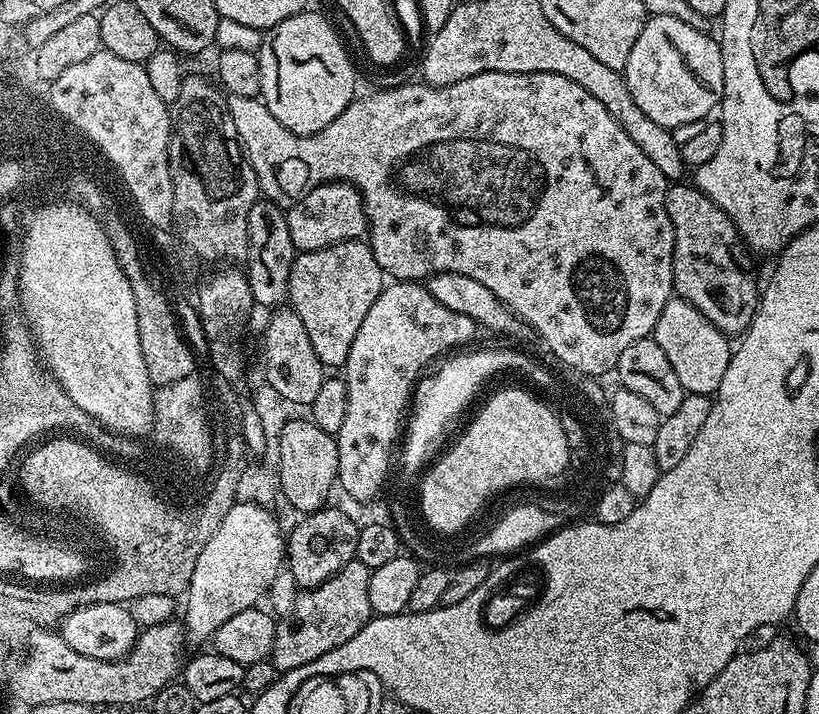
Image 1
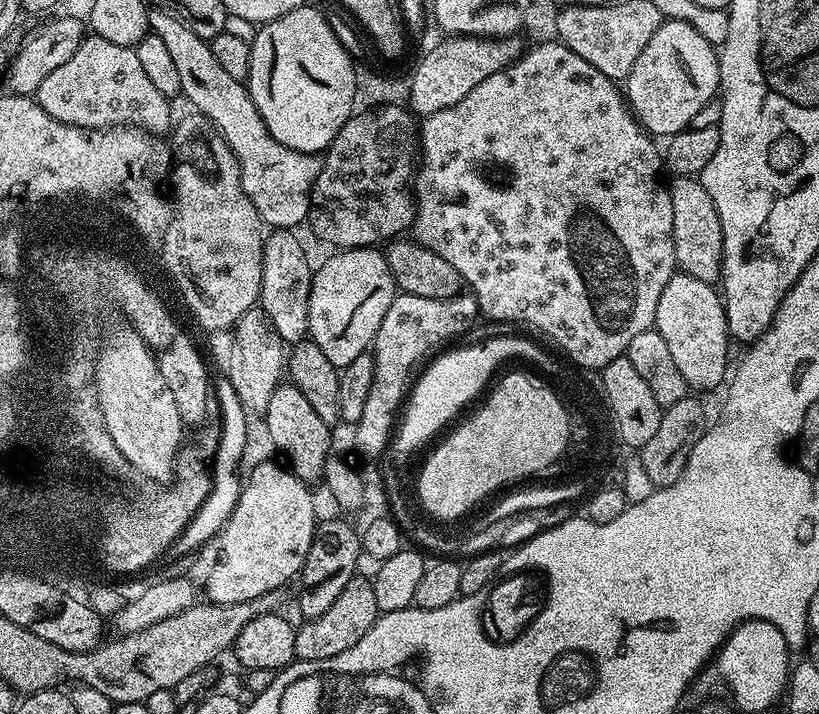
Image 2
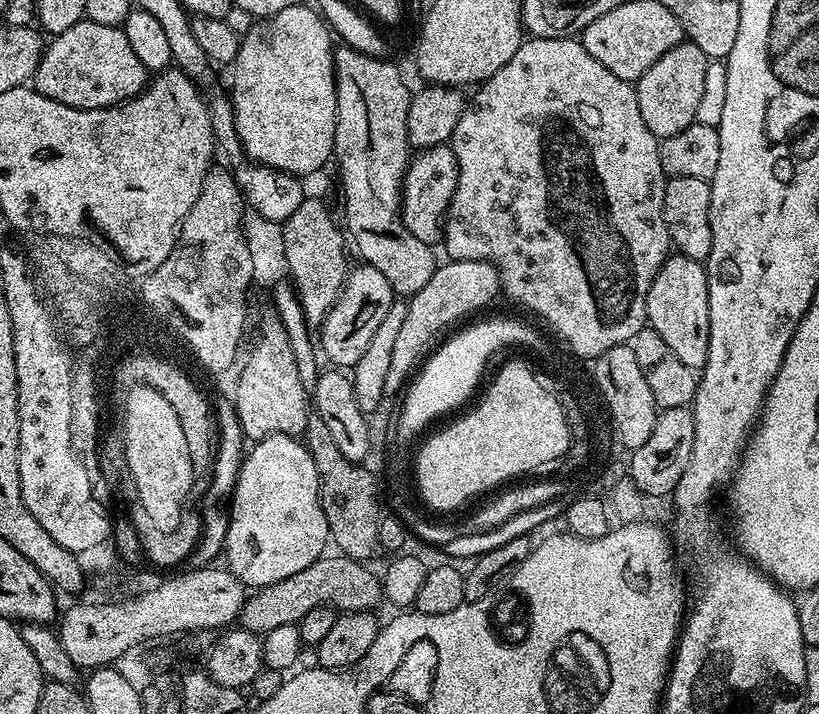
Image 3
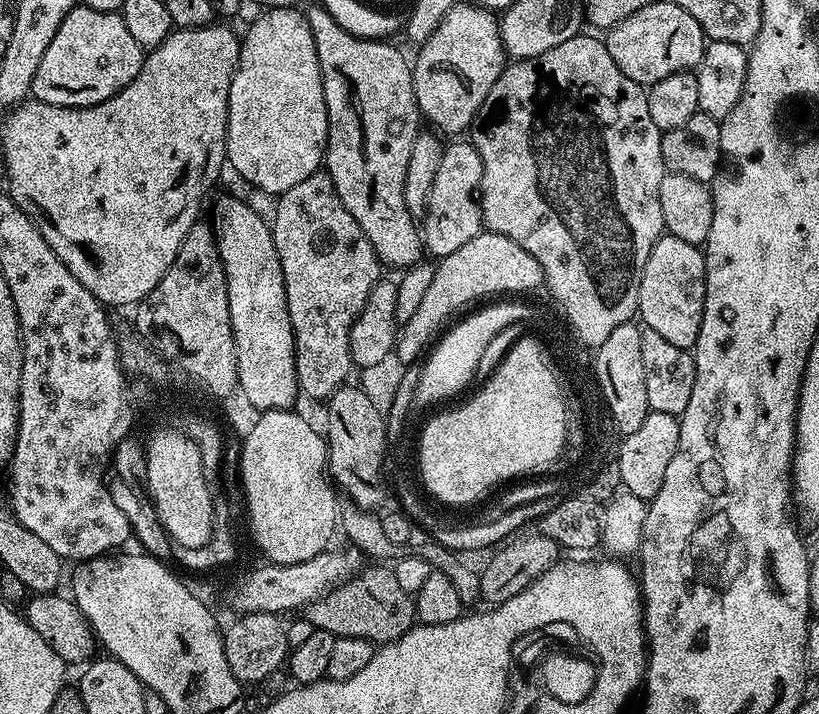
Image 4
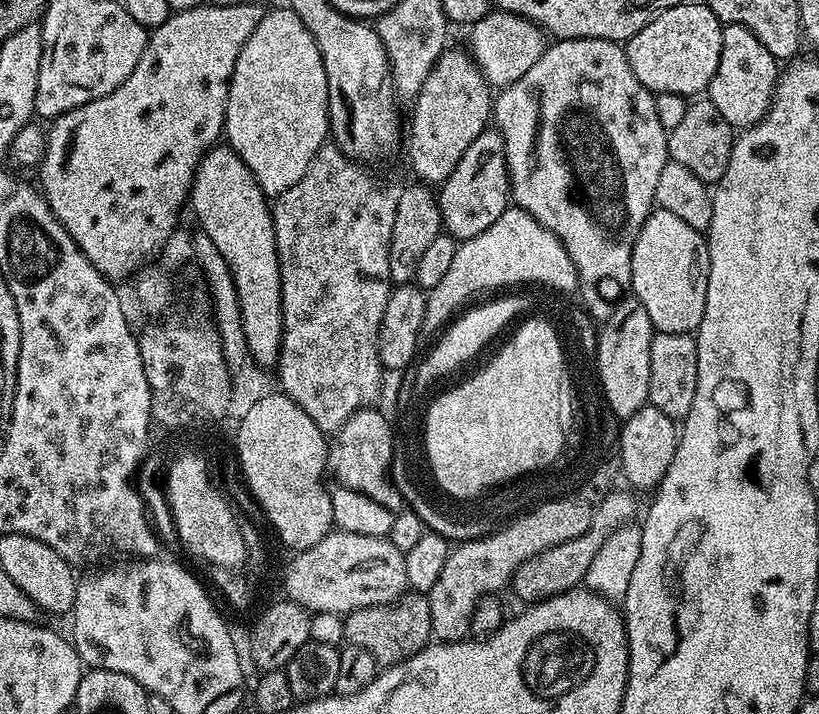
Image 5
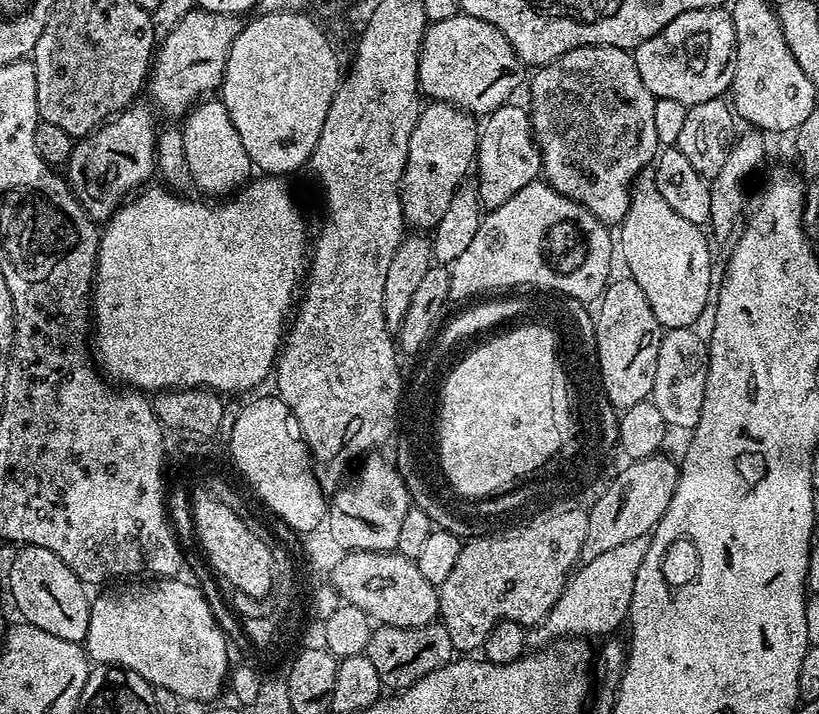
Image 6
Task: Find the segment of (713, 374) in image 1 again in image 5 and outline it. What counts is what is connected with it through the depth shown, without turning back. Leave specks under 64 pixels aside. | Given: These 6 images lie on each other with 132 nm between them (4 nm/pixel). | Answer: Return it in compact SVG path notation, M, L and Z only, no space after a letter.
M657 207L646 218L632 251L631 295L650 314L656 332L692 334L706 310L708 285L708 241L705 233L682 222L670 210Z

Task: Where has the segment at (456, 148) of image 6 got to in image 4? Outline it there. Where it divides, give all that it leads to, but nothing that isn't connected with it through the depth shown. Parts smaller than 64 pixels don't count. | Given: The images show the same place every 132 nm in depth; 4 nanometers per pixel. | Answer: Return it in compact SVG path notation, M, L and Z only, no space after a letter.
M458 2L444 15L442 22L438 22L434 34L430 34L430 38L426 38L426 42L419 45L417 52L420 53L417 54L416 60L414 56L412 64L412 85L421 117L427 123L429 120L433 124L429 125L445 137L467 133L473 127L476 115L480 113L482 102L486 102L486 94L490 94L494 82L498 82L506 67L506 53L500 37L497 13L480 8L474 2Z

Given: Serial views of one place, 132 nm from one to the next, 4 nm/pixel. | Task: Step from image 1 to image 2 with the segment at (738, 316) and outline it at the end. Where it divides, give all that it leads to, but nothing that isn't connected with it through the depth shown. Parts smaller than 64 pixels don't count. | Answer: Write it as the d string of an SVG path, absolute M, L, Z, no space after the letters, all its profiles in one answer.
M677 176L668 184L670 206L674 206L674 254L676 266L687 276L715 285L722 276L724 247L722 246L722 226L710 194L691 176Z

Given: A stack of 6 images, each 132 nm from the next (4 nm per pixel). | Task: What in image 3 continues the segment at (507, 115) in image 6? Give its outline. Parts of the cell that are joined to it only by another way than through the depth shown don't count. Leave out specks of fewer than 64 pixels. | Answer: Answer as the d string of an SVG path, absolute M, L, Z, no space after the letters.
M451 143L417 151L409 159L400 193L400 219L404 221L406 230L414 234L414 238L422 238L422 242L433 246L441 243L444 217L448 215L457 182L458 166Z

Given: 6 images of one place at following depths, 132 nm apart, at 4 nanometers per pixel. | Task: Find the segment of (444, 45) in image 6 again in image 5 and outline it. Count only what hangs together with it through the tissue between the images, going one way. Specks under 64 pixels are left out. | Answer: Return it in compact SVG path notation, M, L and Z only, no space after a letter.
M489 10L486 18L471 25L468 40L472 43L470 55L484 75L484 80L493 89L499 90L518 82L538 58L542 58L546 47L546 33L534 22L522 18L518 14Z

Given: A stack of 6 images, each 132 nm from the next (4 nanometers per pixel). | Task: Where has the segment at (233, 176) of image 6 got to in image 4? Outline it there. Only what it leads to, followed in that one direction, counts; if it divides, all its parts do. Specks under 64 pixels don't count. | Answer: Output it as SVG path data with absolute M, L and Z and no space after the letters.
M220 196L212 208L210 227L216 236L218 254L222 258L224 277L228 283L238 390L246 394L260 412L291 409L298 395L296 347L282 266L269 221L265 217L263 220L246 201L236 196Z

